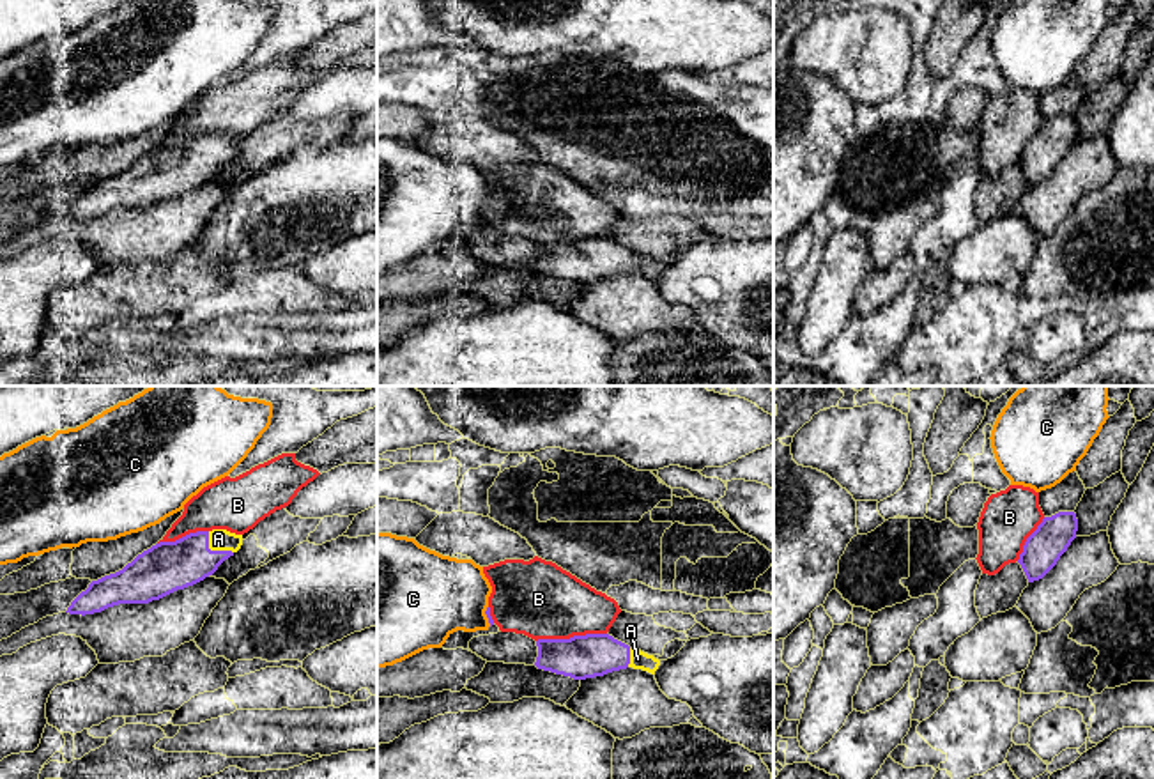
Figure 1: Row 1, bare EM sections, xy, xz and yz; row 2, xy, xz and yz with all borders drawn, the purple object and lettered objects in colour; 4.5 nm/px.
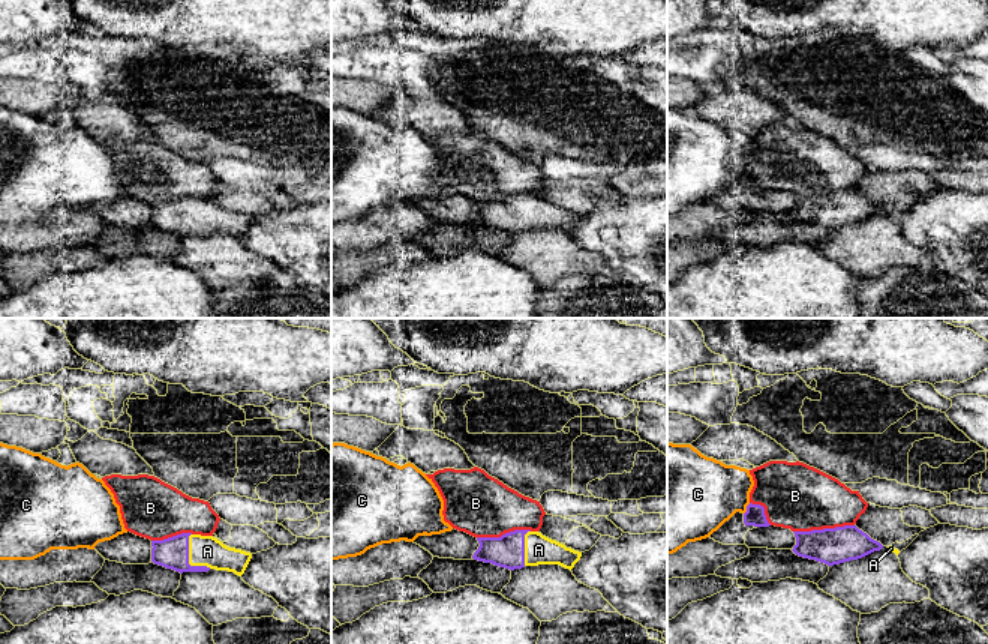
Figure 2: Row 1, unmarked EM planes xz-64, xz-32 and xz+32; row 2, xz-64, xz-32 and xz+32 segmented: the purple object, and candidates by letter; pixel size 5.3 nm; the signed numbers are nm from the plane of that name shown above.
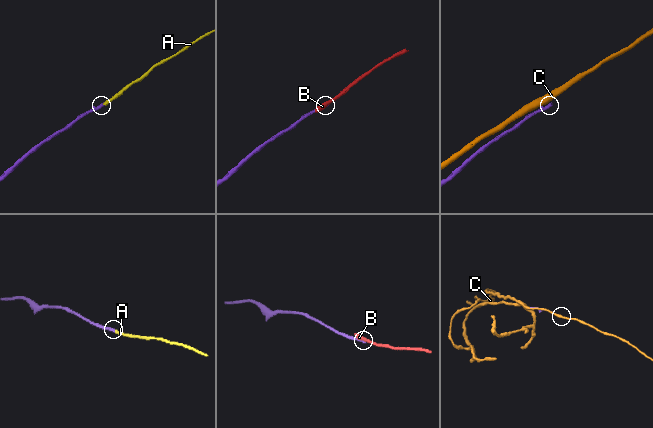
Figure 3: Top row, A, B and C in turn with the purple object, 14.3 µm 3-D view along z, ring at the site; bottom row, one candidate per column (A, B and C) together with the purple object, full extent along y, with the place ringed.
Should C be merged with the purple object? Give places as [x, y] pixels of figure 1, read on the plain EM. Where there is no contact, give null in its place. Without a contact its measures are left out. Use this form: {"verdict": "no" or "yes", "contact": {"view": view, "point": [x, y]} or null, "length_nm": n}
{"verdict": "no", "contact": {"view": "xz", "point": [487, 220]}, "length_nm": 100}

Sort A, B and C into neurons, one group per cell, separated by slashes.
A / B / C

